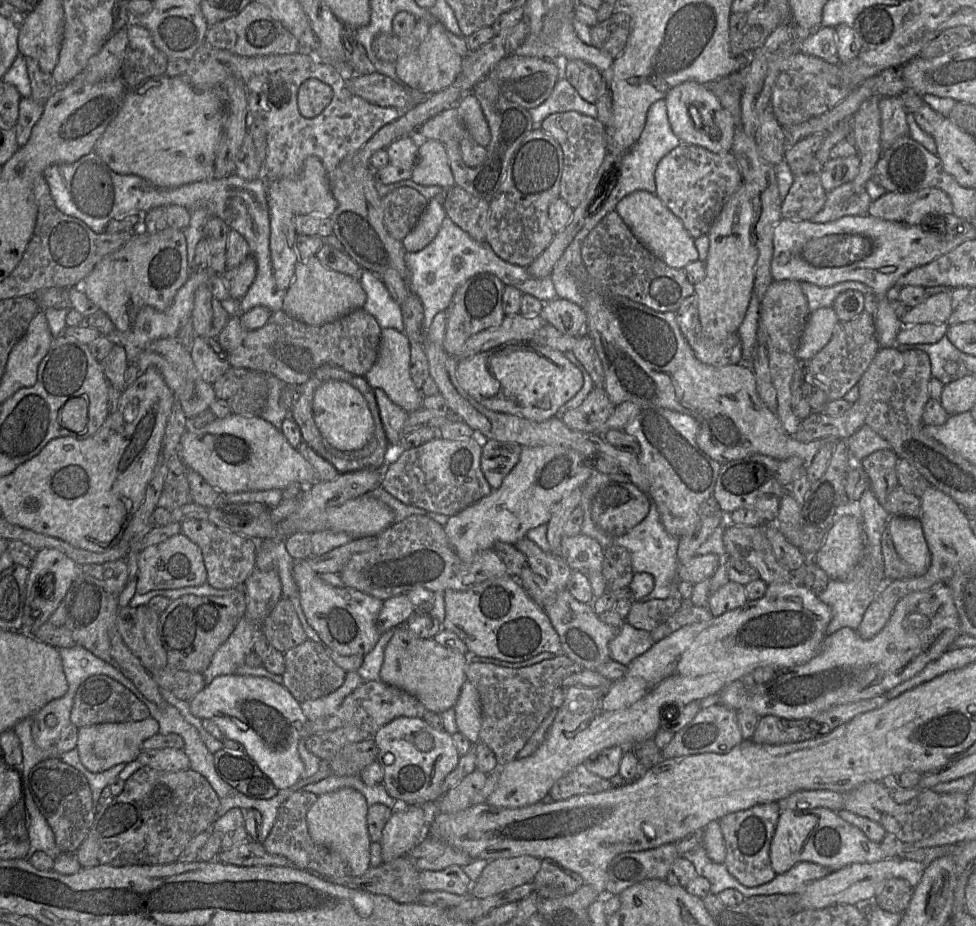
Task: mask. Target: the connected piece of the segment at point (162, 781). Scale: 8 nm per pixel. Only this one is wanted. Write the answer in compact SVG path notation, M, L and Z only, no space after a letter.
M143 766L125 781L122 793L103 807L98 807L90 832L75 855L82 868L100 865L165 865L177 862L188 843L198 834L210 831L218 818L220 798L209 782L199 773L187 769L161 772Z

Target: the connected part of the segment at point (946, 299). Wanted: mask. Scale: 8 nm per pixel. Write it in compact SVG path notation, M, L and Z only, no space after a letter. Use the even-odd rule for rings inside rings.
M942 292L928 296L911 308L901 322L904 327L925 323L942 324L947 323L952 312L951 292Z

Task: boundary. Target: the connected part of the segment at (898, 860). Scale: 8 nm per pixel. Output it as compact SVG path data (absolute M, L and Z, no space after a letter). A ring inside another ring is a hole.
M892 857L874 863L853 863L832 871L827 876L810 882L799 894L803 910L822 909L835 904L855 905L861 900L873 900L880 885L890 878L903 878L911 887L916 887L926 866L903 857Z

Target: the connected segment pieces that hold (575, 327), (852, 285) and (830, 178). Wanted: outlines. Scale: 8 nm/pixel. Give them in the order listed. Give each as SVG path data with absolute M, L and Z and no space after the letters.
M560 298L544 303L541 316L547 324L568 336L582 335L587 322L583 308Z
M845 281L830 287L820 287L809 282L801 282L801 287L808 300L809 311L832 307L835 298L847 290L858 290L864 295L873 293L865 284L857 281Z
M857 155L849 157L839 157L829 159L820 171L822 186L826 192L829 192L840 185L852 182L860 166L860 158Z

